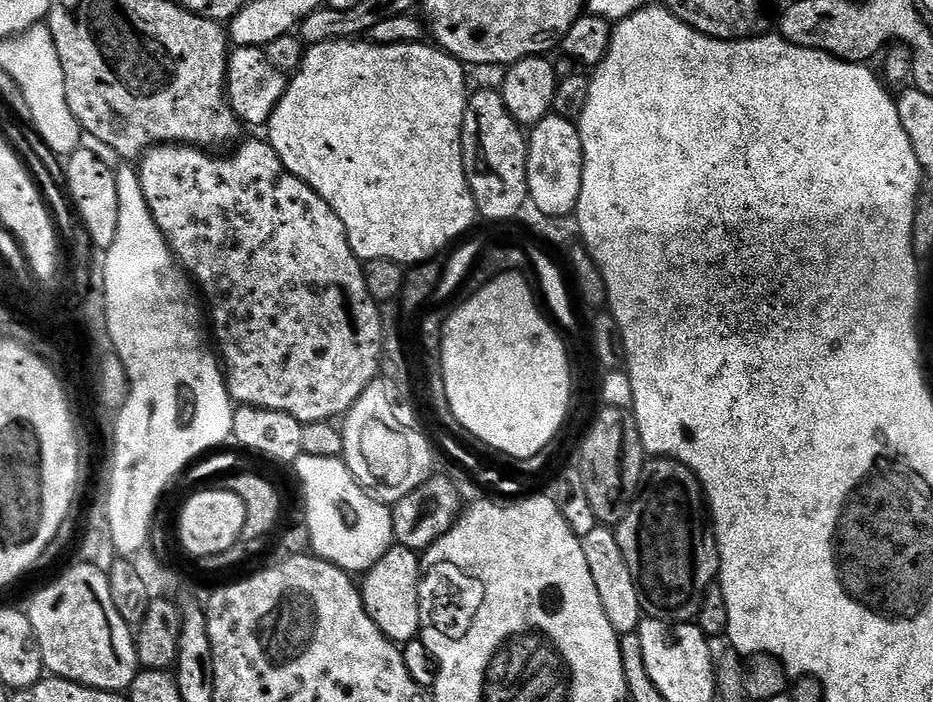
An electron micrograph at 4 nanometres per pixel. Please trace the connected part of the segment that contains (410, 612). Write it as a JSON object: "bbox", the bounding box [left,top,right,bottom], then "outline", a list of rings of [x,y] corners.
{"bbox":[362,546,422,646],"outline":[[[393,546],[388,549],[376,565],[369,568],[362,580],[362,595],[364,609],[370,618],[382,630],[387,640],[397,646],[409,644],[411,640],[421,635],[420,623],[420,578],[422,575],[422,560],[408,548]]]}

